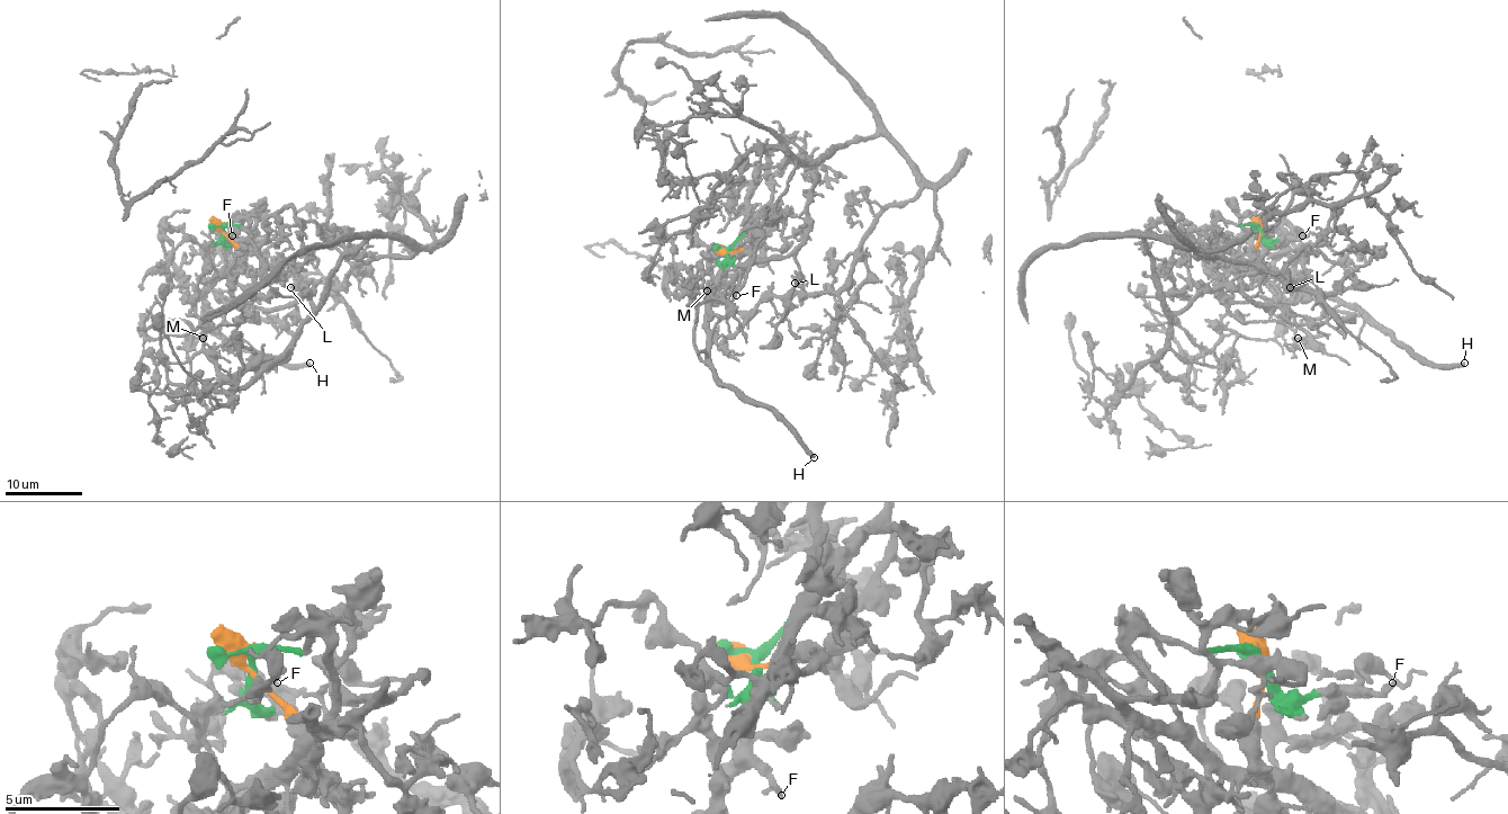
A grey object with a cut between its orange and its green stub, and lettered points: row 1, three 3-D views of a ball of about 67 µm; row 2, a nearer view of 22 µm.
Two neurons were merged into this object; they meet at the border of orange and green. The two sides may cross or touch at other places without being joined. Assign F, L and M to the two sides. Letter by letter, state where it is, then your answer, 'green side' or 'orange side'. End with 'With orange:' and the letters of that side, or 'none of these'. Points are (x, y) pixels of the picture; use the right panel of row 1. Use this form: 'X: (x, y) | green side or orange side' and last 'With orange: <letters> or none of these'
F: (1302, 235) | green side
L: (1290, 287) | orange side
M: (1298, 338) | orange side
With orange: L, M

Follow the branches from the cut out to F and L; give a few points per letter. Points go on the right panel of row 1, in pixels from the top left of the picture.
F: (1257, 229), (1268, 240), (1303, 236)
L: (1257, 229), (1278, 294), (1268, 307), (1224, 286), (1182, 309), (1163, 303), (1142, 236), (1301, 283), (1290, 288)

